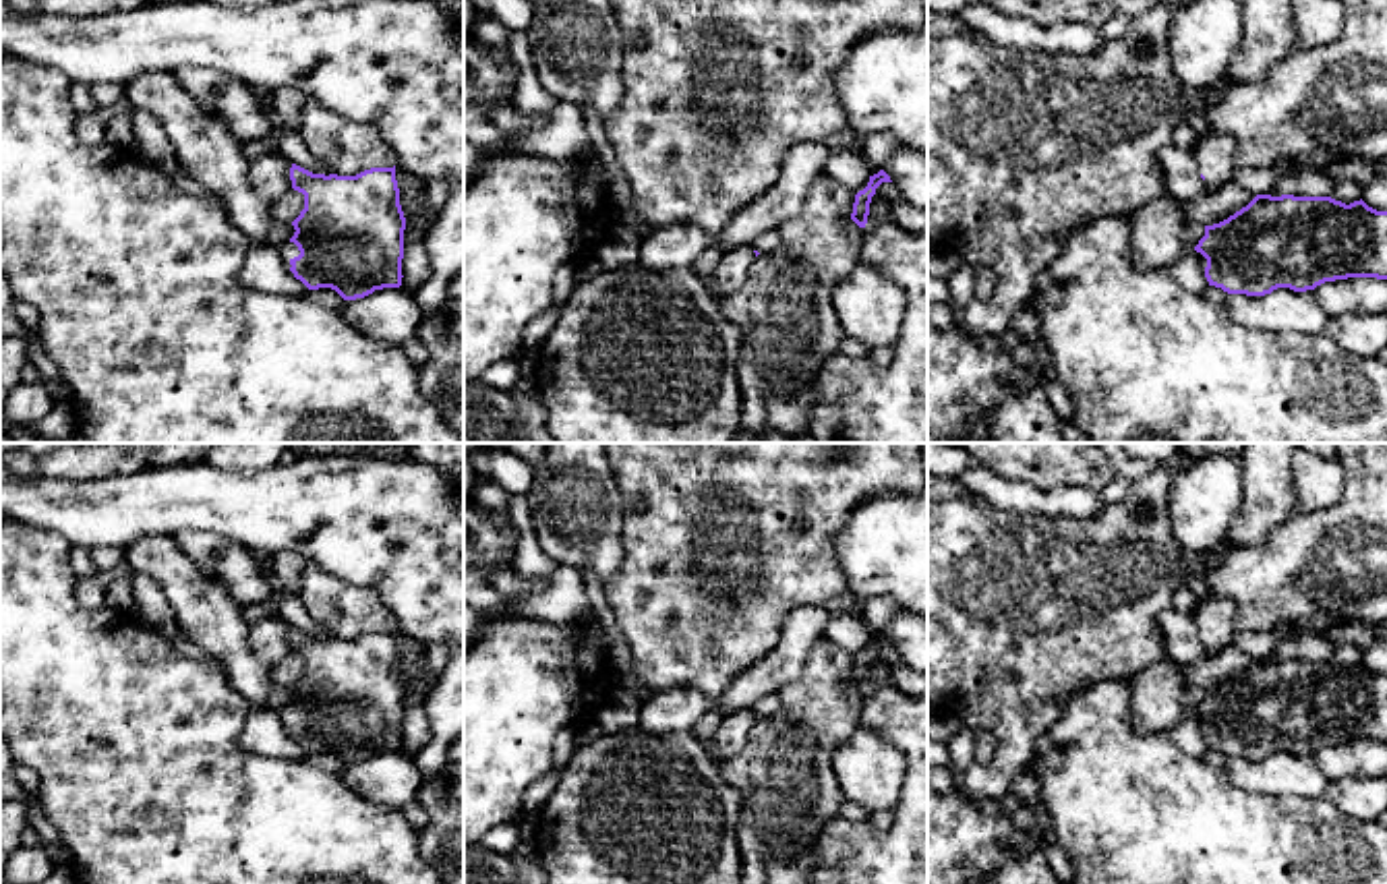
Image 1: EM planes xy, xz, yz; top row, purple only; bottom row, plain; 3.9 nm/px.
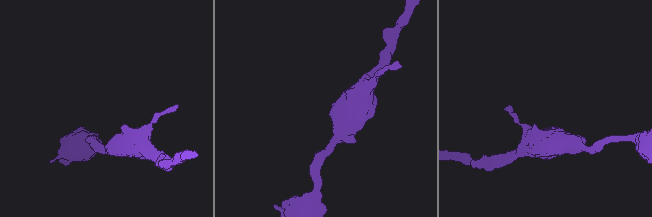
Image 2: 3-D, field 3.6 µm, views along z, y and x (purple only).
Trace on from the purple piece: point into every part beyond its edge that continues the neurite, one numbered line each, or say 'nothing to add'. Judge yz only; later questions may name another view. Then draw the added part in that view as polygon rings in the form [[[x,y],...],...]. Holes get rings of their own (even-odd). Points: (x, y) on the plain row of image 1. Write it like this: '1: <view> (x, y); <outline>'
1: yz (1216, 617); [[[1207,594],[1201,609],[1194,613],[1199,636],[1205,640],[1211,654],[1223,650],[1232,642],[1234,617],[1234,602],[1213,594]]]

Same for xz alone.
1: xz (731, 733); [[[751,710],[722,716],[714,731],[714,747],[718,754],[731,758],[741,752],[754,725],[756,716]]]

